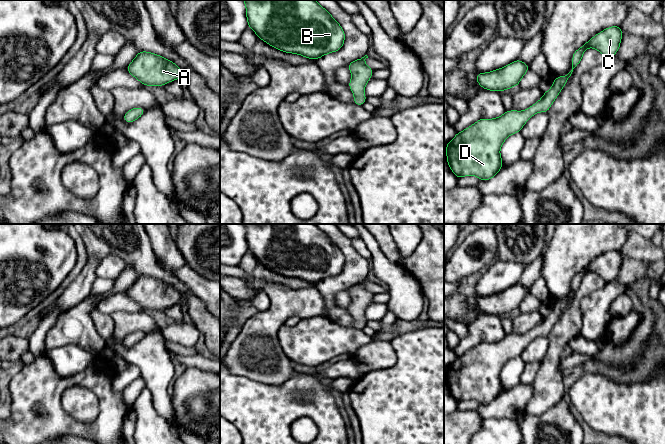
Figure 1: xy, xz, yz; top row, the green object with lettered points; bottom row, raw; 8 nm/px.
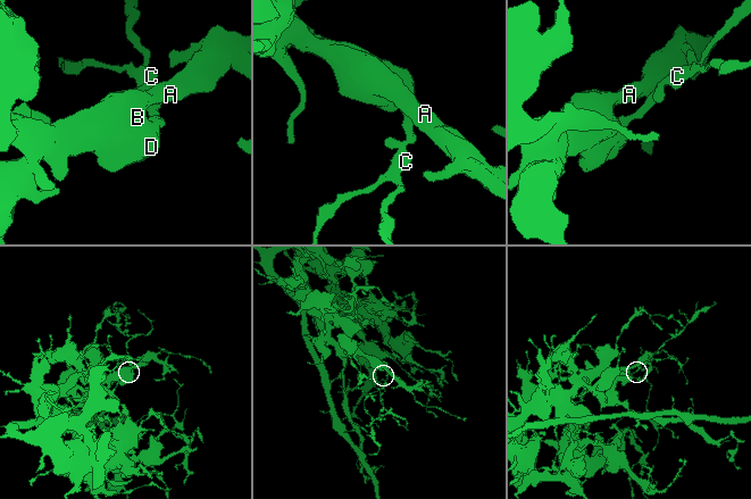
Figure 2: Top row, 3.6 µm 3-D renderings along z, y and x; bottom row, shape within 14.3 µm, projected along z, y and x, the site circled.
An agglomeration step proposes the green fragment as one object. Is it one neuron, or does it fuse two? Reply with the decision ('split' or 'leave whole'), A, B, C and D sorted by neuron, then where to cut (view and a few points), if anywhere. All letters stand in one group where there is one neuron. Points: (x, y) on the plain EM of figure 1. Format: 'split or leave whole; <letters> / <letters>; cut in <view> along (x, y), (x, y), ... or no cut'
leave whole; A B C D; no cut

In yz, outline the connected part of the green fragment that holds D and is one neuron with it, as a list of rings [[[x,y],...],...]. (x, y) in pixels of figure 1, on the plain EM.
[[[611,250],[604,253],[597,259],[593,260],[589,265],[587,265],[573,277],[572,294],[565,300],[559,300],[555,302],[552,311],[547,316],[544,316],[543,321],[538,326],[524,335],[516,335],[512,333],[510,335],[506,335],[500,341],[494,343],[482,342],[465,354],[458,356],[455,361],[446,368],[446,385],[449,388],[453,398],[457,402],[474,399],[477,400],[480,405],[486,405],[495,401],[497,397],[502,393],[503,385],[500,380],[500,372],[503,366],[511,358],[520,356],[530,341],[537,338],[538,336],[548,336],[552,327],[567,307],[567,304],[571,300],[573,293],[580,288],[584,275],[587,272],[595,272],[602,278],[603,281],[608,283],[617,277],[621,264],[621,250]]]

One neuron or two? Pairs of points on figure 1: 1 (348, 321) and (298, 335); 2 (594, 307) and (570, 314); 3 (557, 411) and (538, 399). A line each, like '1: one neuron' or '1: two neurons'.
1: two neurons
2: two neurons
3: two neurons

